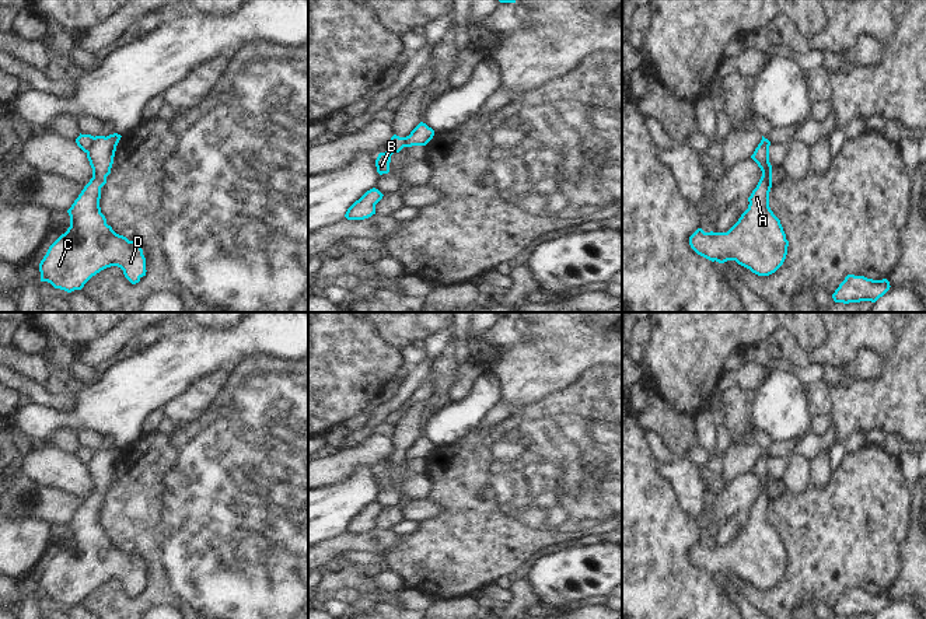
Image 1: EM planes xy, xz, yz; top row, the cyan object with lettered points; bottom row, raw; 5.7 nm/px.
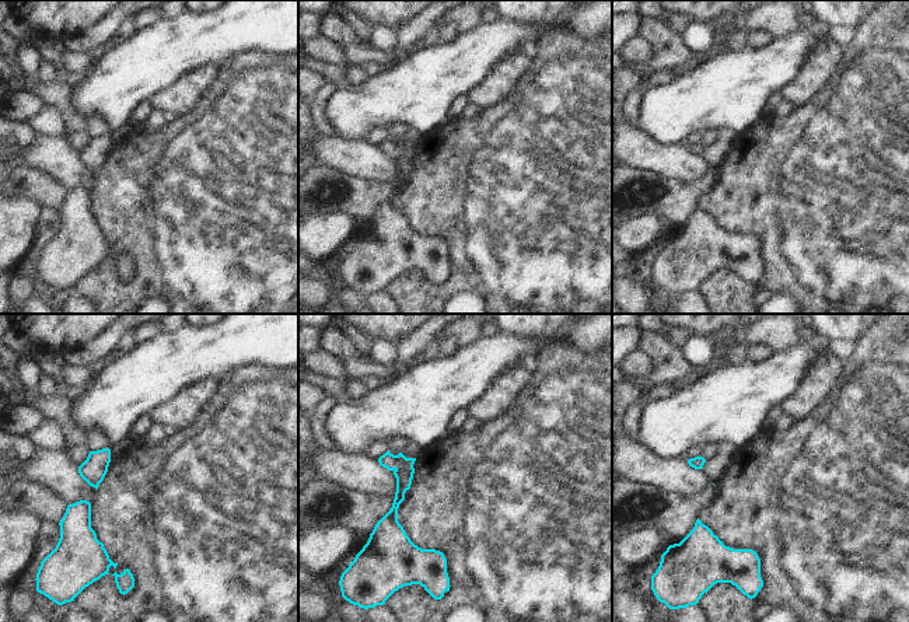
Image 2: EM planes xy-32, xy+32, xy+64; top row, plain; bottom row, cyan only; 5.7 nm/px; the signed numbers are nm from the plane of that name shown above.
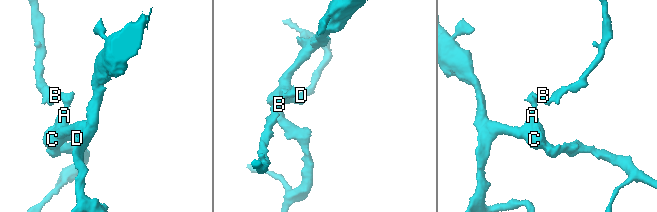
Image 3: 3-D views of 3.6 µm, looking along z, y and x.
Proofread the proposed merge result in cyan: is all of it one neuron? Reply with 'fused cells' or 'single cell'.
fused cells

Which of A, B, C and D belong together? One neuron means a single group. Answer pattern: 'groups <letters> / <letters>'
groups A C D / B

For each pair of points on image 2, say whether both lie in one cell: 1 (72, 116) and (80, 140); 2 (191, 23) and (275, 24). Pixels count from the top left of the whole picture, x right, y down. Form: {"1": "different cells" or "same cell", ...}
{"1": "different cells", "2": "same cell"}

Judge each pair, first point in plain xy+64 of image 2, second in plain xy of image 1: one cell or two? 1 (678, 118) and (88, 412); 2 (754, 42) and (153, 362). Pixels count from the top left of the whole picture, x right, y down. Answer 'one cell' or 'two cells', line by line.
1: one cell
2: two cells

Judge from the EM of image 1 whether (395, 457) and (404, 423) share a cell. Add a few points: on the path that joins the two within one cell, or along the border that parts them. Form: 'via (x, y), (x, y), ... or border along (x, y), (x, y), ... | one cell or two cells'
via (399, 448), (404, 432) | one cell

